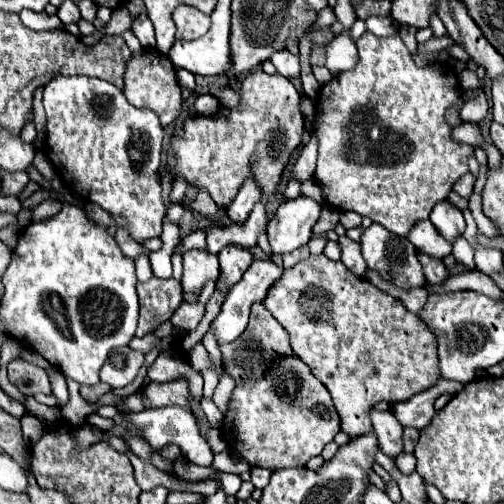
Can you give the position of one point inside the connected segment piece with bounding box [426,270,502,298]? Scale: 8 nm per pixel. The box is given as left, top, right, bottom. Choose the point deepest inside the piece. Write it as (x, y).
(473, 280)

